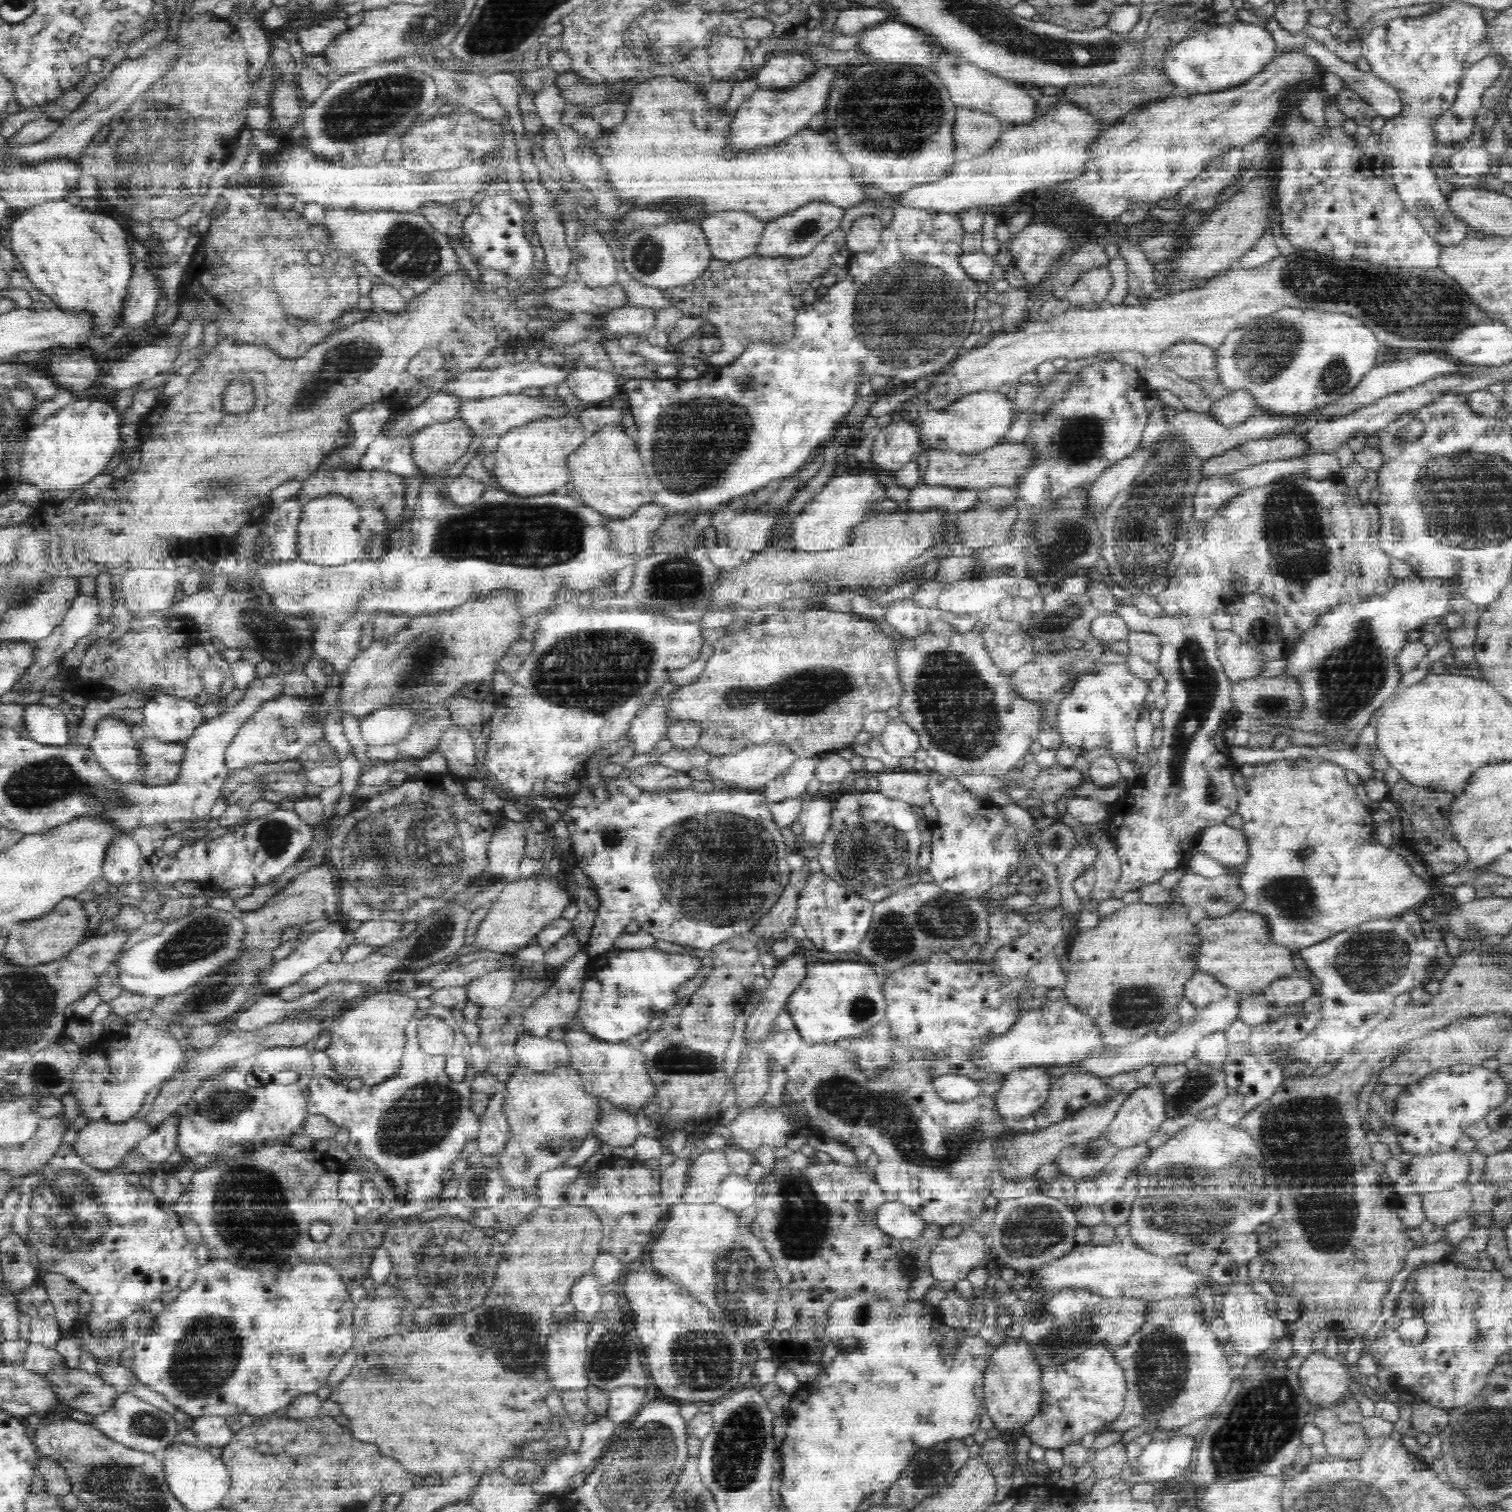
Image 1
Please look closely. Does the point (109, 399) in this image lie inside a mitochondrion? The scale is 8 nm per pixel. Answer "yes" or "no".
no

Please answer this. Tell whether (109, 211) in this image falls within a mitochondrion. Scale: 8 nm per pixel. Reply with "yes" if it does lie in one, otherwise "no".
no

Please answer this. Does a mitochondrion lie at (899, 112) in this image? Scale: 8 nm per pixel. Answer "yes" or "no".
yes

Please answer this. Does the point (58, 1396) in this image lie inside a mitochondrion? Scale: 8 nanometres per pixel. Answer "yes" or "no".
no

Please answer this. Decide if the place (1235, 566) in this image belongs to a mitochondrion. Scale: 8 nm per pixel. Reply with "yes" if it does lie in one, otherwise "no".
yes

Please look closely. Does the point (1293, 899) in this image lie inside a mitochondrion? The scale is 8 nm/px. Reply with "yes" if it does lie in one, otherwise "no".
yes

